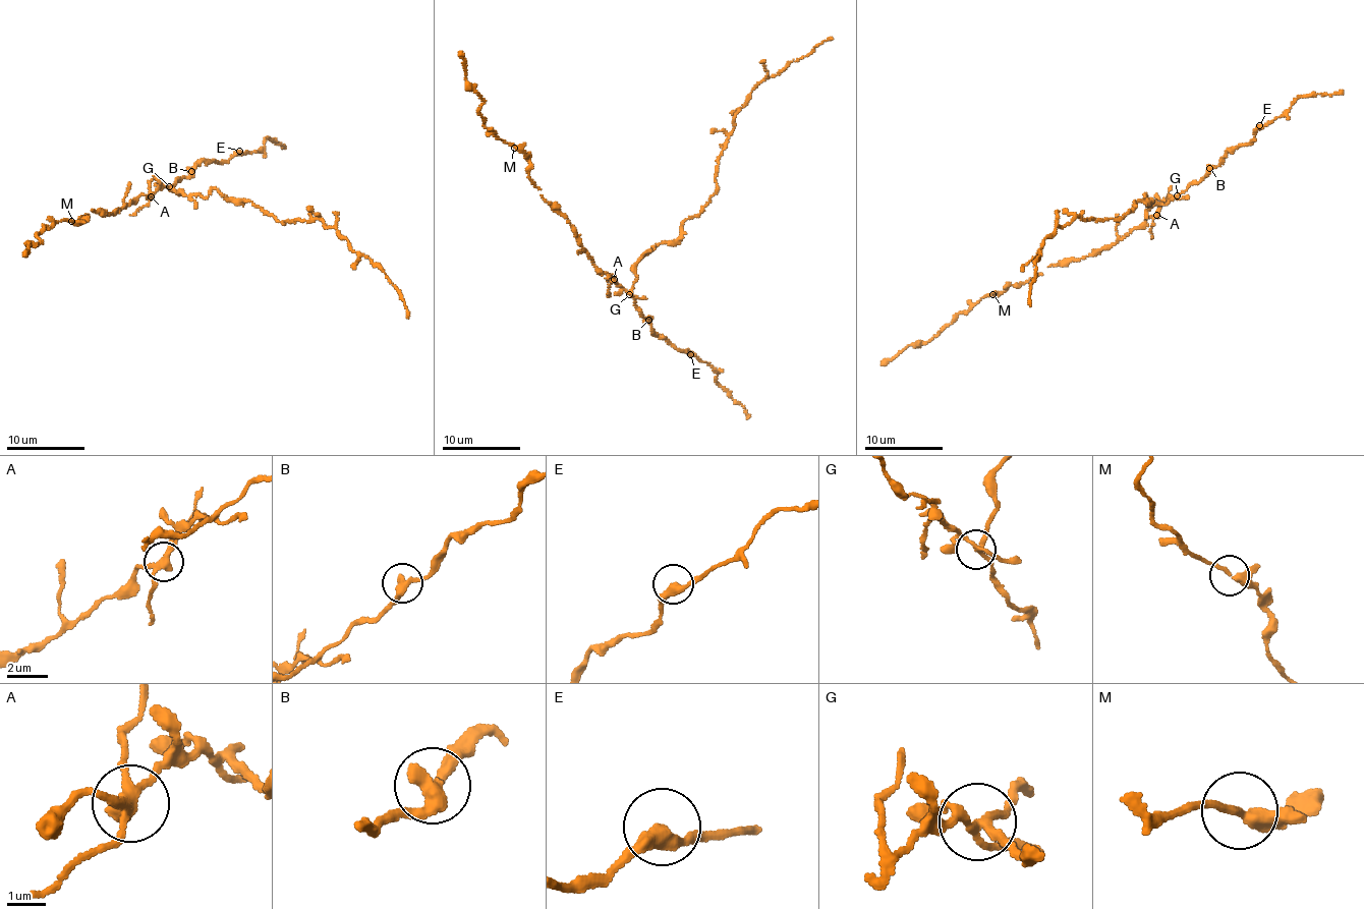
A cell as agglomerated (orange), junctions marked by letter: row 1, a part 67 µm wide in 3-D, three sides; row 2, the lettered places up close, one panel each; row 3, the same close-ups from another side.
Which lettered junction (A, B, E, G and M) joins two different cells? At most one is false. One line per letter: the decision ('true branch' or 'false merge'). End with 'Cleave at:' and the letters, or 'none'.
A: false merge
B: true branch
E: true branch
G: true branch
M: true branch
Cleave at: A

